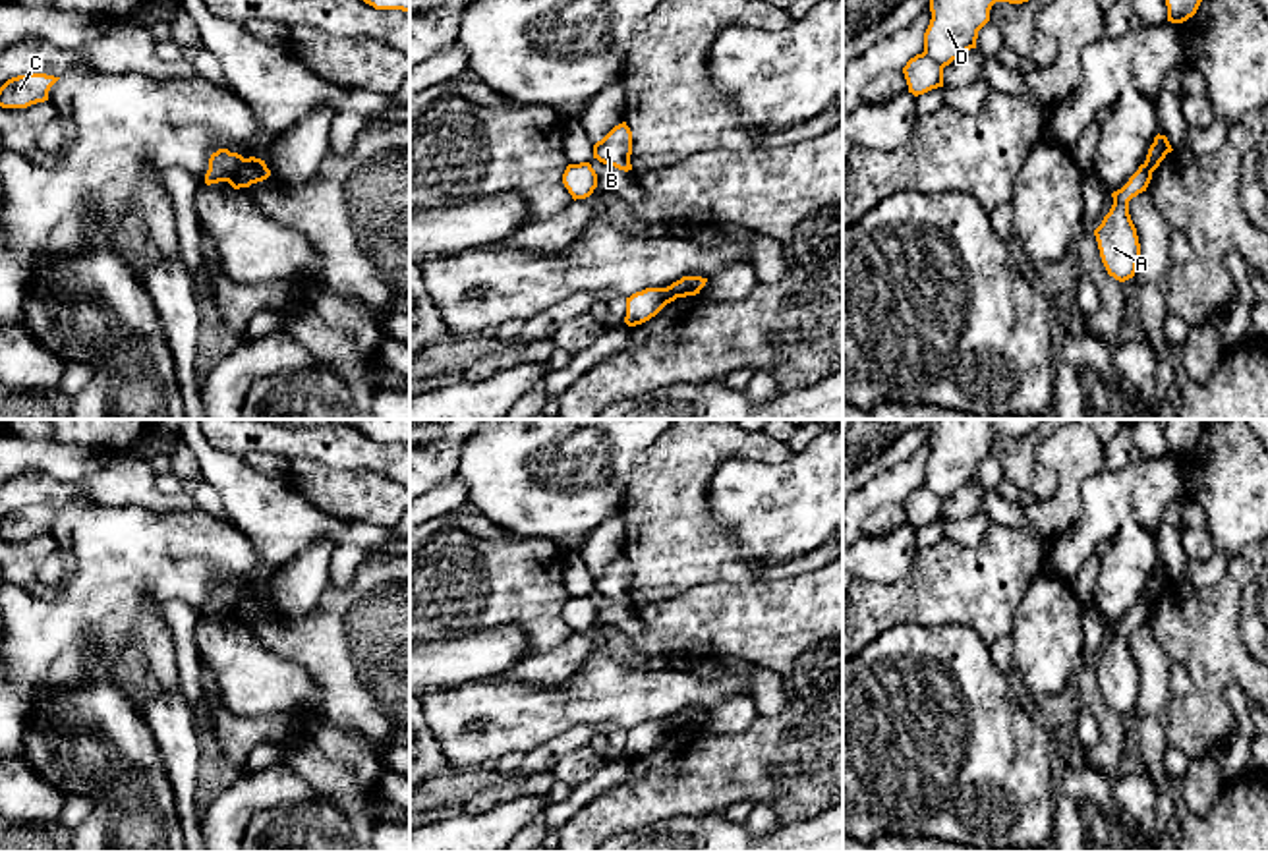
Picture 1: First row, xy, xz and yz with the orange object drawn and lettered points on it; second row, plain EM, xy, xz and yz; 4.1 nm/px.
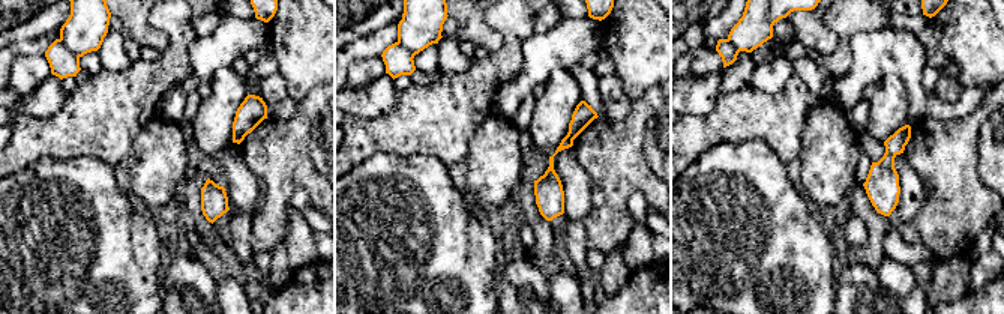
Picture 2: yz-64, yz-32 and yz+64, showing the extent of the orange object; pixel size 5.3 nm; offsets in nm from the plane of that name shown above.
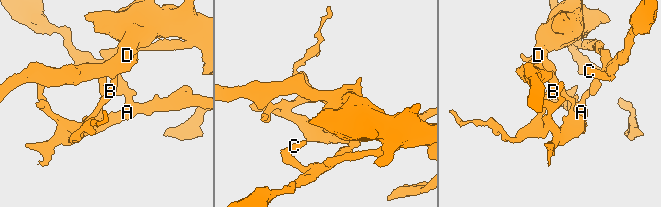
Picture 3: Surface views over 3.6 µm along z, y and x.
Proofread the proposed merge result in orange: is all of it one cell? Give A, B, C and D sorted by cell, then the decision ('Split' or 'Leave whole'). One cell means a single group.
Groups: A / B C D. Split

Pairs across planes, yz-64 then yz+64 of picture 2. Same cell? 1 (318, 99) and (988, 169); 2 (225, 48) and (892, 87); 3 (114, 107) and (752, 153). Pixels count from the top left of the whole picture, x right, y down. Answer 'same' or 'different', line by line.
1: different
2: different
3: different

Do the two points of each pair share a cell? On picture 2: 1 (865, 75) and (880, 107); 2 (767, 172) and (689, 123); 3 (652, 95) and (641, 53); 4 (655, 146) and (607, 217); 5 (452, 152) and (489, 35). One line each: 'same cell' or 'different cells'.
1: different cells
2: different cells
3: different cells
4: different cells
5: different cells

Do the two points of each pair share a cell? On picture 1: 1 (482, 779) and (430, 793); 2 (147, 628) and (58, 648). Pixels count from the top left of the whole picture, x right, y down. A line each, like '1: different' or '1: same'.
1: same
2: different

